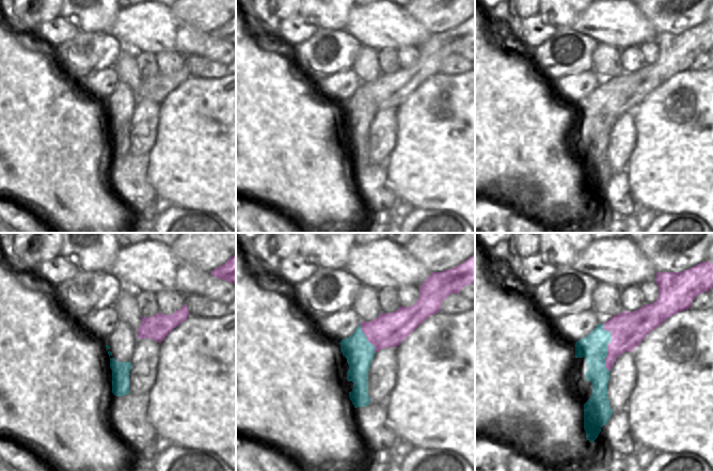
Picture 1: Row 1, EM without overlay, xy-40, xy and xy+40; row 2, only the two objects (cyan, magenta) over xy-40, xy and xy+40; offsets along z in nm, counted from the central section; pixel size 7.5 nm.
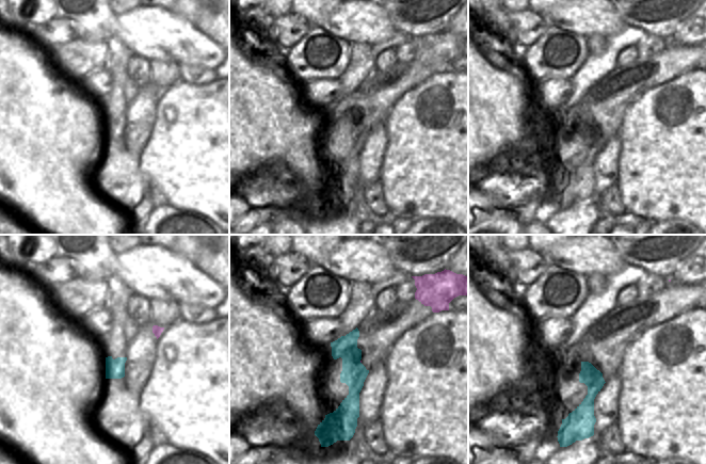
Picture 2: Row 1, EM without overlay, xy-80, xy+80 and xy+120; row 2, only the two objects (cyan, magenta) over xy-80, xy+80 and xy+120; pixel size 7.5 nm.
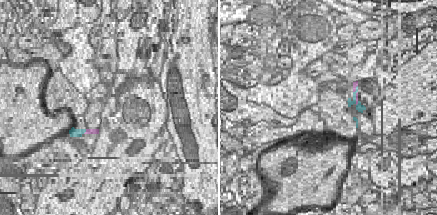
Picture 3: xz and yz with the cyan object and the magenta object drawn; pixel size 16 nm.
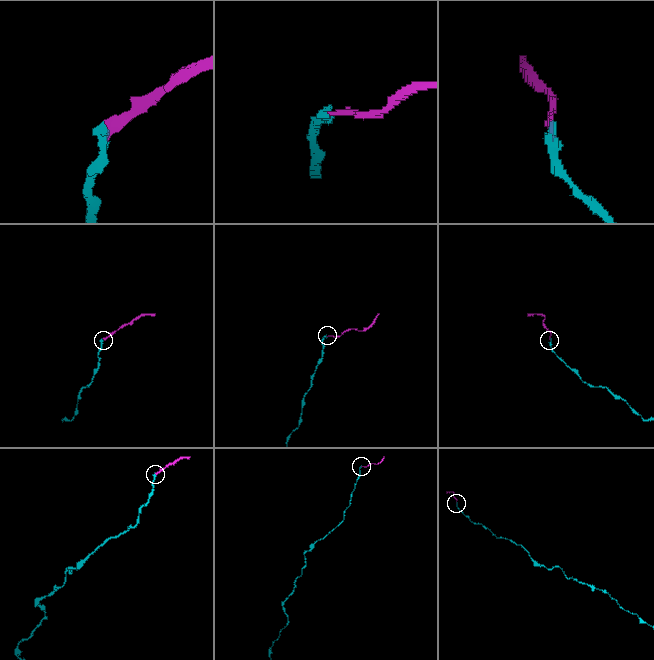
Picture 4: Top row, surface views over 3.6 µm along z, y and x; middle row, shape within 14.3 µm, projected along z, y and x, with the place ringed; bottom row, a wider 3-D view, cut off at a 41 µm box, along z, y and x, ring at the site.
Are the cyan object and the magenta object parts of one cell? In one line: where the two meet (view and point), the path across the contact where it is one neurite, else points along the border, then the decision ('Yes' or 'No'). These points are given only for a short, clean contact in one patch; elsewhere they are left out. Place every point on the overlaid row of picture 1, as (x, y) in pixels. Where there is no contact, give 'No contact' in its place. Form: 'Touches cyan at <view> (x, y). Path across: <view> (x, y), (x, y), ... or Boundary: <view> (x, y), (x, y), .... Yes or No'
Touches cyan at xy+40 (606, 346). Boundary: xy+40 (602, 324), (611, 333), (605, 359), (605, 367), (608, 371). No.

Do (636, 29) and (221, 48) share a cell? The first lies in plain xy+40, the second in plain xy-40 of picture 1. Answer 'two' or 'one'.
one

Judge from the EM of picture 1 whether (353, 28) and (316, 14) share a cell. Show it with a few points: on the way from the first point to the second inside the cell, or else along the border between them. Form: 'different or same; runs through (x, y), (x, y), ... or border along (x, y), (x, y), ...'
different; border along (349, 11), (344, 28)

